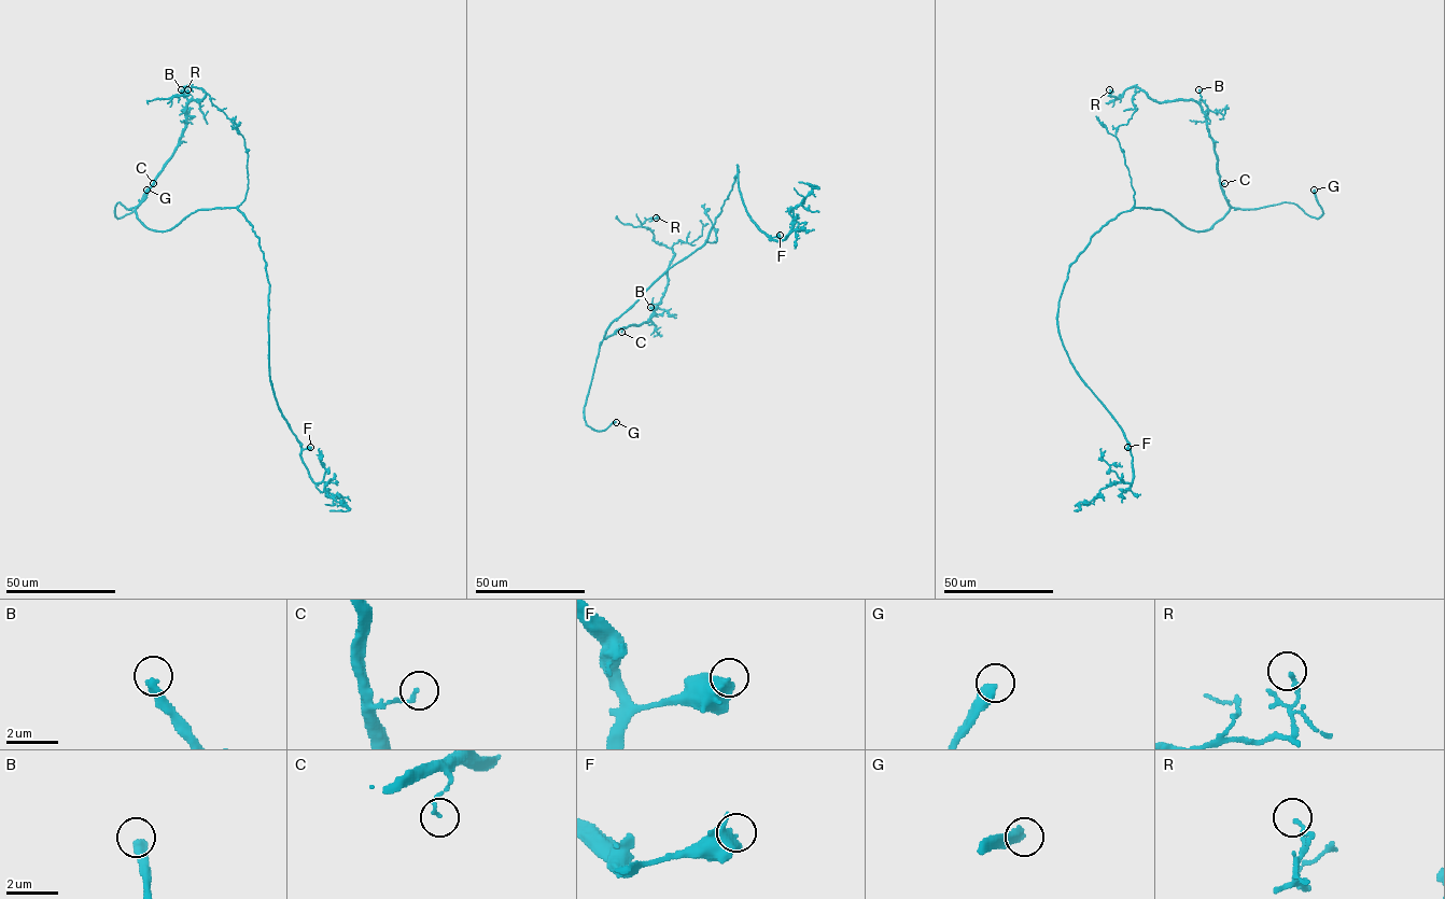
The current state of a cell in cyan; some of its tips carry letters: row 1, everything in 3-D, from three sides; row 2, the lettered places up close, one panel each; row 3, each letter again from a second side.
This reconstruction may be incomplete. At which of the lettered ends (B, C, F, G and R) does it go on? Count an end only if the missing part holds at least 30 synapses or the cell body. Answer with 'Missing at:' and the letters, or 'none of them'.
Missing at: B, G

